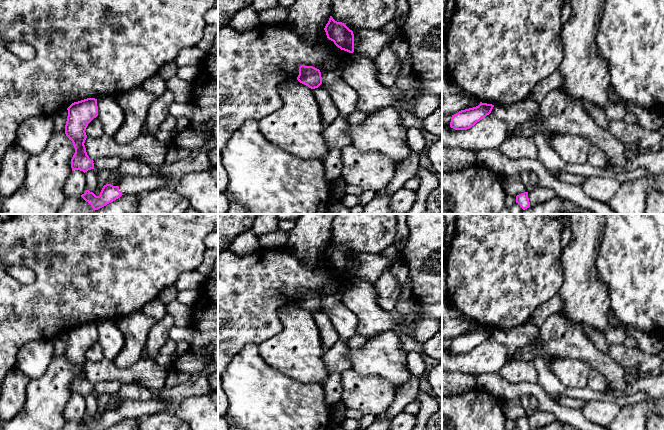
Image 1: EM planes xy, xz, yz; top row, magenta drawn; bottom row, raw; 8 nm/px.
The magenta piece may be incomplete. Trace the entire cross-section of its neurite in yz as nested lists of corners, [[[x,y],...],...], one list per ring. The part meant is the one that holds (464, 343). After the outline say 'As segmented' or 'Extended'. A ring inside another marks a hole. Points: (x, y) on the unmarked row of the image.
[[[482,327],[476,331],[461,334],[452,339],[450,351],[455,354],[467,354],[489,339],[494,329]]]. As segmented

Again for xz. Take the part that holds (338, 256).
[[[330,240],[324,252],[327,262],[341,274],[354,276],[354,258],[344,247],[337,246]]]. As segmented

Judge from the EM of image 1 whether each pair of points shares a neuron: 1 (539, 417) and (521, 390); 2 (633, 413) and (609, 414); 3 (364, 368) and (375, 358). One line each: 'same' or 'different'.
1: different
2: different
3: same

